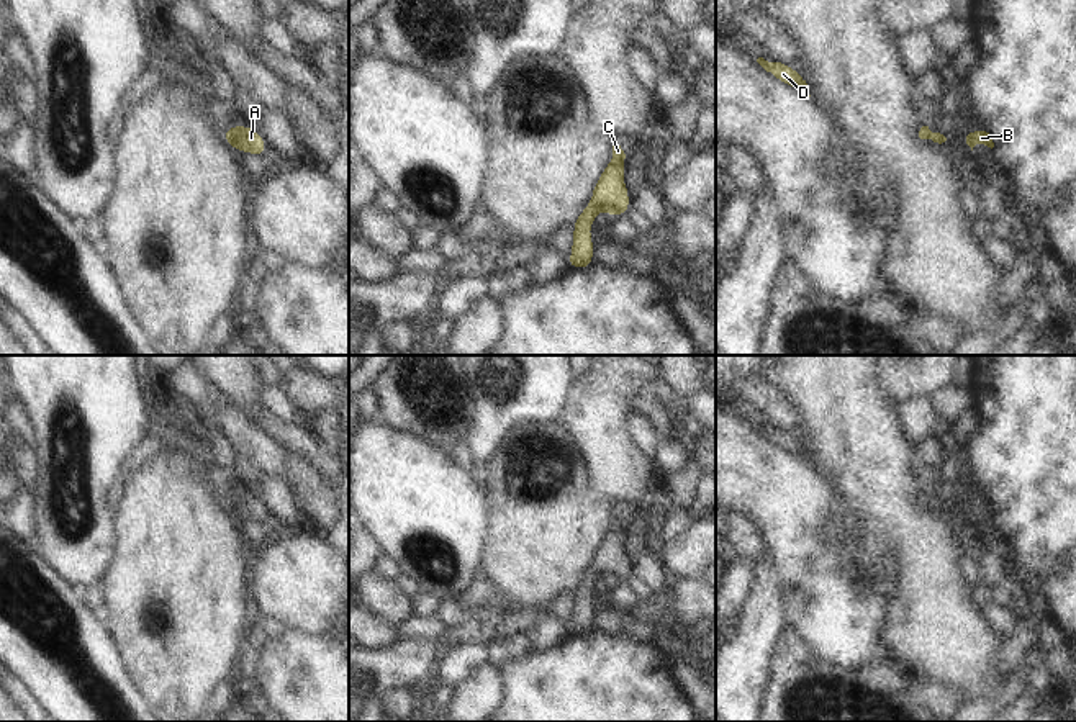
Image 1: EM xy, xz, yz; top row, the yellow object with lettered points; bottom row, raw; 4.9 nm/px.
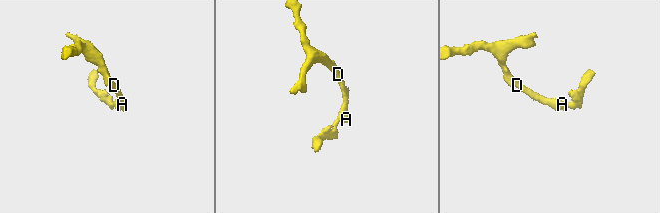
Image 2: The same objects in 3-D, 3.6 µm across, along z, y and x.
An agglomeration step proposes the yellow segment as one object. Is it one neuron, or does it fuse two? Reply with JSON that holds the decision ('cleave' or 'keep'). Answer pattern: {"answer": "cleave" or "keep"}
{"answer": "keep"}

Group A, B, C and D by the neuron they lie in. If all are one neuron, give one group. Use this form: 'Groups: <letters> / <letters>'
Groups: A B C D

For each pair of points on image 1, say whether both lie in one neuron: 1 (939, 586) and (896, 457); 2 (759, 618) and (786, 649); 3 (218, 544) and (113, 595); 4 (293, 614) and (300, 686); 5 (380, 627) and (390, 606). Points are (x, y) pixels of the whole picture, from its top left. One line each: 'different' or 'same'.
1: same
2: different
3: same
4: different
5: different

